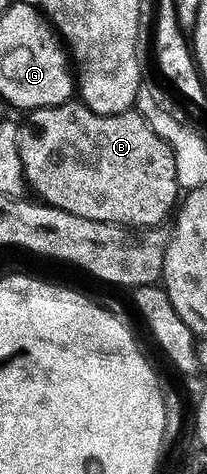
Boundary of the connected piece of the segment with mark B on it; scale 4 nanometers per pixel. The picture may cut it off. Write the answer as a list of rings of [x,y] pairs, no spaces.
[[[72,99],[66,105],[37,109],[30,114],[29,119],[31,119],[31,126],[22,130],[20,139],[21,162],[24,163],[24,175],[27,177],[28,186],[33,191],[35,188],[37,193],[35,195],[39,196],[46,204],[52,205],[54,209],[65,211],[69,215],[77,215],[81,219],[100,221],[103,225],[122,225],[124,229],[137,229],[140,231],[158,230],[157,227],[162,221],[167,219],[169,221],[172,218],[181,199],[181,186],[179,176],[177,175],[176,157],[173,155],[172,149],[165,143],[165,139],[161,139],[161,135],[157,135],[157,131],[153,131],[153,127],[149,127],[149,123],[138,111],[106,117],[105,115],[97,115],[89,106]]]

